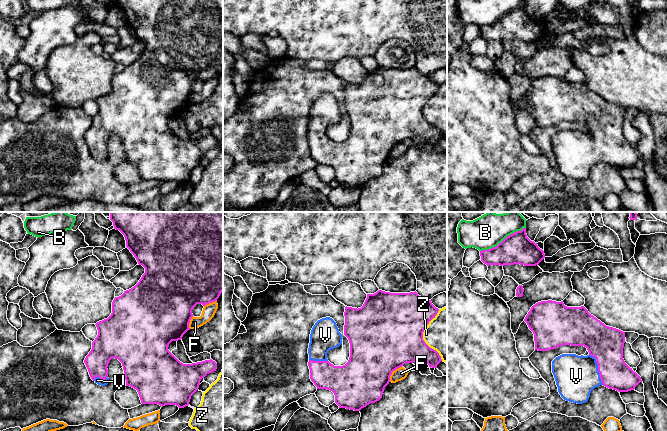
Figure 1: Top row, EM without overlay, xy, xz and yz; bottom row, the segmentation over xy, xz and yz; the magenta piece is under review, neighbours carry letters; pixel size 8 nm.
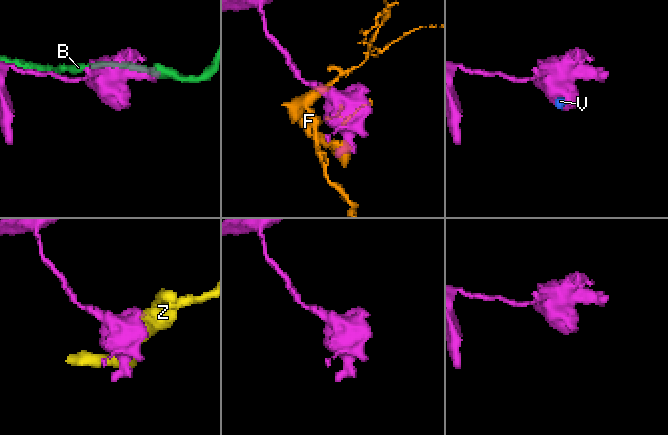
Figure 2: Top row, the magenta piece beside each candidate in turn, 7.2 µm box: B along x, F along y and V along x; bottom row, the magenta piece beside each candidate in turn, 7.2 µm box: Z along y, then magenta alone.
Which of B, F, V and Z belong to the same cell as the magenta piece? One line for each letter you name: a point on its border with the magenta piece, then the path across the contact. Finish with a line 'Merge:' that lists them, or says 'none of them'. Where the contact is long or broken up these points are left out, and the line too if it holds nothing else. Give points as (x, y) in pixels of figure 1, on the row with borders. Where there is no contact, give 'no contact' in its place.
V: meets magenta in yz at (598, 368); runs through yz (605, 343), (605, 361), (598, 368), (576, 376)
Merge: V

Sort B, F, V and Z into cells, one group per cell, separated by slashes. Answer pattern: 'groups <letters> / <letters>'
groups B / F / V / Z

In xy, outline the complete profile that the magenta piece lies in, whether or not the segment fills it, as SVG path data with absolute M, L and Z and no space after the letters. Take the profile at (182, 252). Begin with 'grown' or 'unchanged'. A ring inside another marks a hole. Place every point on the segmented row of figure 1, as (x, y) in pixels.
grown | M111 212L110 220L113 222L114 229L119 230L124 235L126 247L134 255L138 264L145 268L145 273L134 287L114 298L111 315L95 324L98 335L92 342L92 349L86 356L84 363L91 379L98 385L105 386L109 383L108 364L112 358L118 359L123 366L126 386L137 390L142 404L176 405L179 408L184 408L189 405L191 396L198 390L201 379L216 371L217 363L210 359L183 364L168 350L168 346L172 341L181 340L183 335L190 330L189 323L193 317L192 310L197 304L205 306L215 302L223 292L223 212Z

